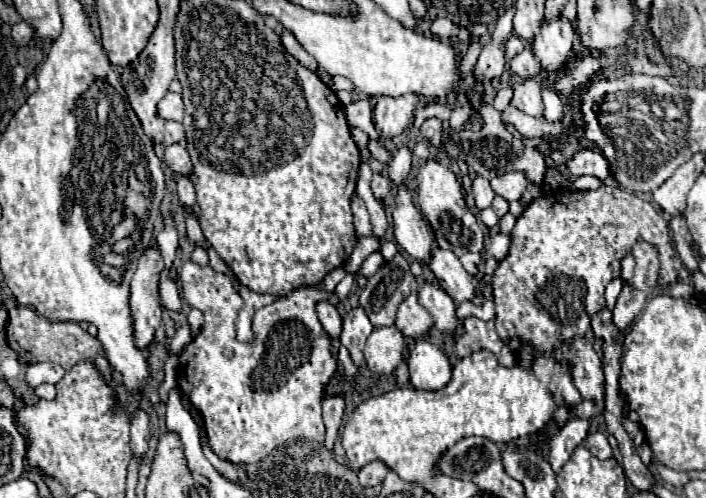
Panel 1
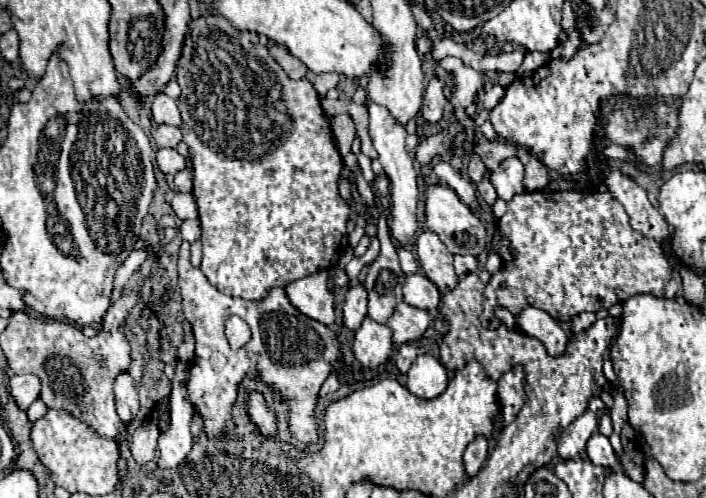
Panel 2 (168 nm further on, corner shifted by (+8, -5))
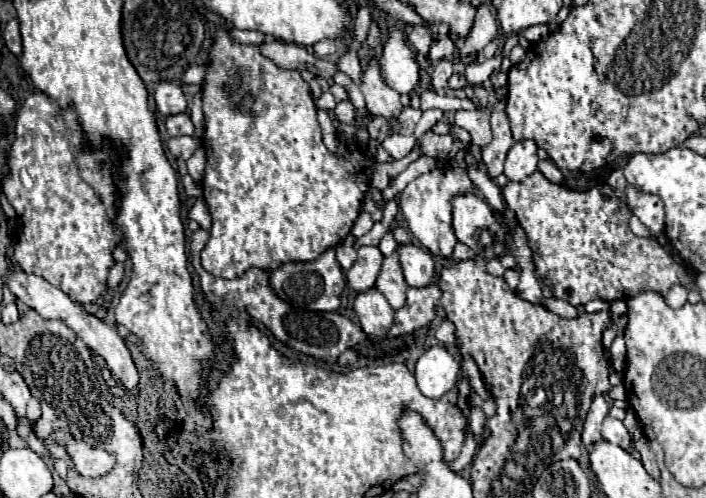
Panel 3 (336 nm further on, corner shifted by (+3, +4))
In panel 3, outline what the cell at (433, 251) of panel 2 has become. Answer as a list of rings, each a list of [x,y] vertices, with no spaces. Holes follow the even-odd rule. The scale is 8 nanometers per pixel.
[[[435,168],[427,174],[419,176],[411,184],[407,184],[407,188],[401,192],[399,206],[401,206],[403,216],[407,218],[409,230],[433,256],[451,258],[457,238],[451,228],[451,202],[449,200],[451,200],[451,196],[455,196],[459,192],[471,192],[473,188],[475,186],[471,184],[471,180],[467,180],[467,176],[459,168],[445,168],[445,170]]]

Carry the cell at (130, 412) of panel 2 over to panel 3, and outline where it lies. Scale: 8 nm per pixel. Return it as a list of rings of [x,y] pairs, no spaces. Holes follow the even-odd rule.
[[[13,272],[7,280],[7,286],[11,290],[11,294],[15,294],[15,298],[19,302],[23,302],[25,306],[37,310],[43,318],[61,318],[69,328],[73,328],[79,338],[99,356],[105,360],[107,368],[111,370],[113,378],[119,380],[119,384],[125,388],[125,390],[137,390],[137,384],[139,384],[139,372],[131,360],[131,352],[127,350],[125,342],[121,340],[121,336],[117,334],[117,330],[113,330],[111,326],[107,326],[105,322],[97,320],[95,316],[91,316],[81,304],[75,304],[67,294],[63,294],[59,288],[51,286],[45,278],[41,276],[35,276],[35,274],[25,274],[25,272]]]

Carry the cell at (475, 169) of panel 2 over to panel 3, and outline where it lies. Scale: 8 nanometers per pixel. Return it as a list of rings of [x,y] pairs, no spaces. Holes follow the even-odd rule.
[[[457,110],[453,116],[453,122],[461,128],[465,128],[471,134],[471,142],[485,148],[491,142],[491,126],[489,126],[489,114],[485,110]]]

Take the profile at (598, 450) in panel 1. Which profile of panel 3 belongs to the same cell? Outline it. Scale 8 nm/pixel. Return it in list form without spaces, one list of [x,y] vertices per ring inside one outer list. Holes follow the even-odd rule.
[[[607,416],[607,418],[603,420],[601,438],[607,440],[607,442],[611,442],[611,444],[621,446],[621,448],[627,450],[627,452],[631,452],[631,436],[629,436],[627,428],[623,426],[623,422],[619,422],[619,420],[611,418],[611,416]]]

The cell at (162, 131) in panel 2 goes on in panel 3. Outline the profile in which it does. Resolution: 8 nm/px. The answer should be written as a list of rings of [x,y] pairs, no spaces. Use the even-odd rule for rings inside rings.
[[[175,114],[175,116],[169,116],[167,122],[165,122],[167,134],[169,136],[183,136],[183,134],[193,134],[193,124],[191,124],[191,118],[189,114]]]

